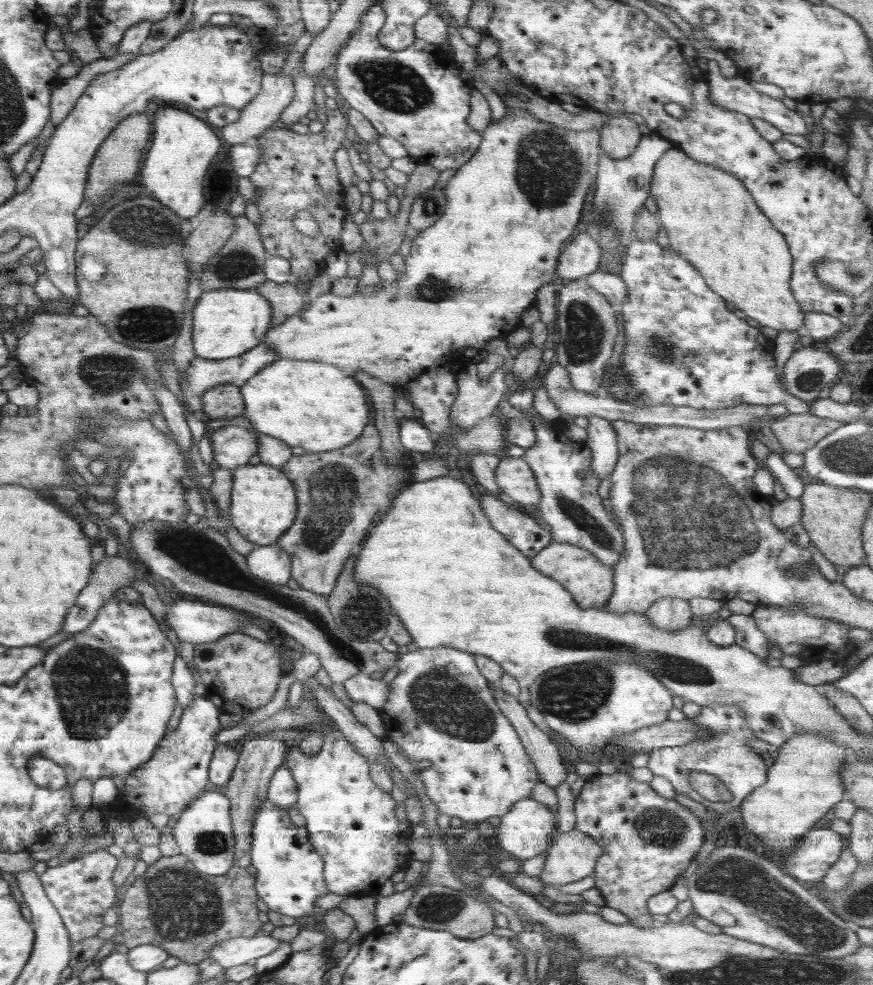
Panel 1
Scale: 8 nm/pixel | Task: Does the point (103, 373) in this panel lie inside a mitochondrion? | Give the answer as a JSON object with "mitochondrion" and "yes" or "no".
{"mitochondrion":"yes"}

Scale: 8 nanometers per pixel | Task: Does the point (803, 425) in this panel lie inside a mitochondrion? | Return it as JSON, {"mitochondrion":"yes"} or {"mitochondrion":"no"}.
{"mitochondrion":"no"}

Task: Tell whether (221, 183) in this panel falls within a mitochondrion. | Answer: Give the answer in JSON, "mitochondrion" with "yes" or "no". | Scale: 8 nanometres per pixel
{"mitochondrion":"no"}

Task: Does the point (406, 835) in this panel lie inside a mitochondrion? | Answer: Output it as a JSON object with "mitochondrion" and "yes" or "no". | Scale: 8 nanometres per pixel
{"mitochondrion":"no"}

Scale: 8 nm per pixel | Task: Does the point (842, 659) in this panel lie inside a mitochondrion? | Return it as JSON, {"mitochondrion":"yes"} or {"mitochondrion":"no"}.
{"mitochondrion":"no"}

